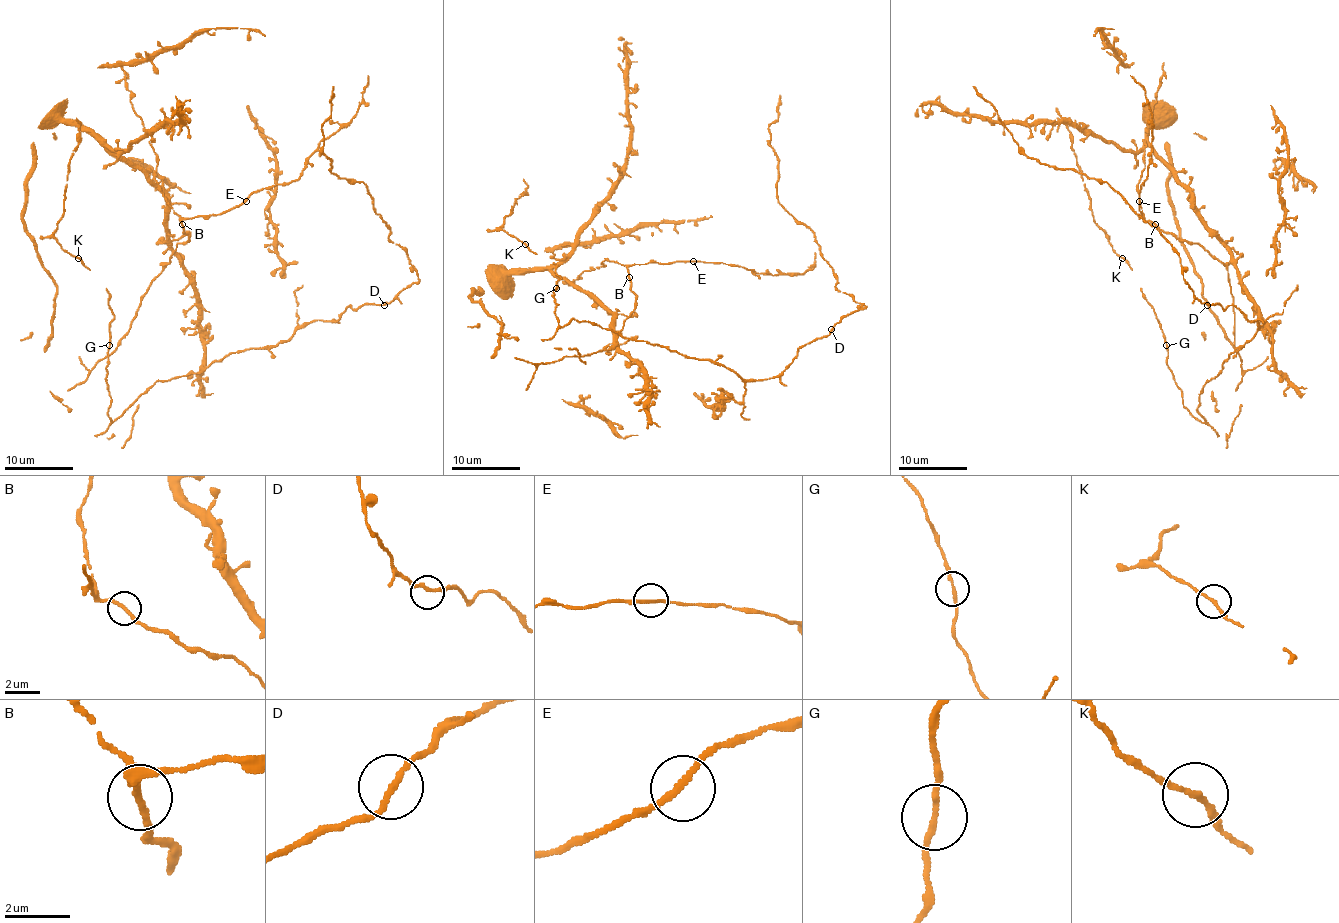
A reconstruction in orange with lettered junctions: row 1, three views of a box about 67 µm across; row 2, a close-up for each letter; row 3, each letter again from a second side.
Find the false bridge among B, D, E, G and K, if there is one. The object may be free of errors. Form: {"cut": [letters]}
{"cut": []}

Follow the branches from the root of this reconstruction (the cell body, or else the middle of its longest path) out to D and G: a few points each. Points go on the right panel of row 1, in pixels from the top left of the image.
D: (1216, 432), (1197, 410), (1201, 389), (1254, 336), (1257, 321), (1248, 321), (1233, 305), (1207, 305)
G: (1216, 432), (1199, 422), (1183, 405), (1182, 391), (1166, 364), (1166, 345)

